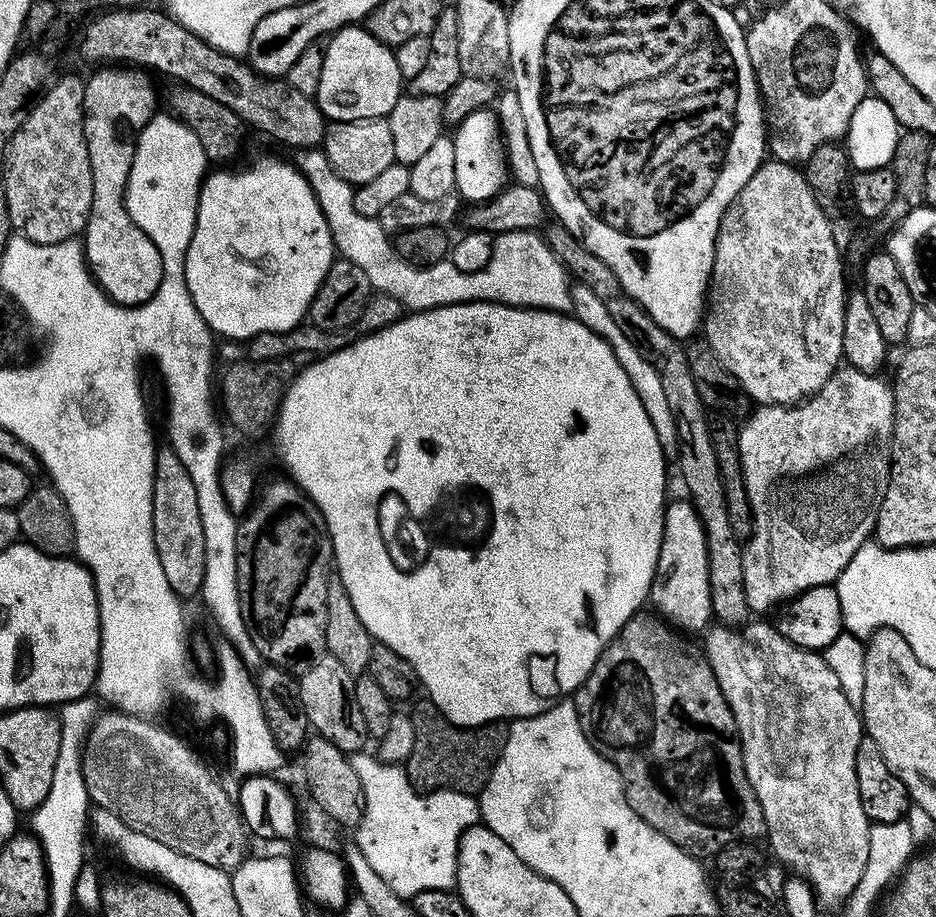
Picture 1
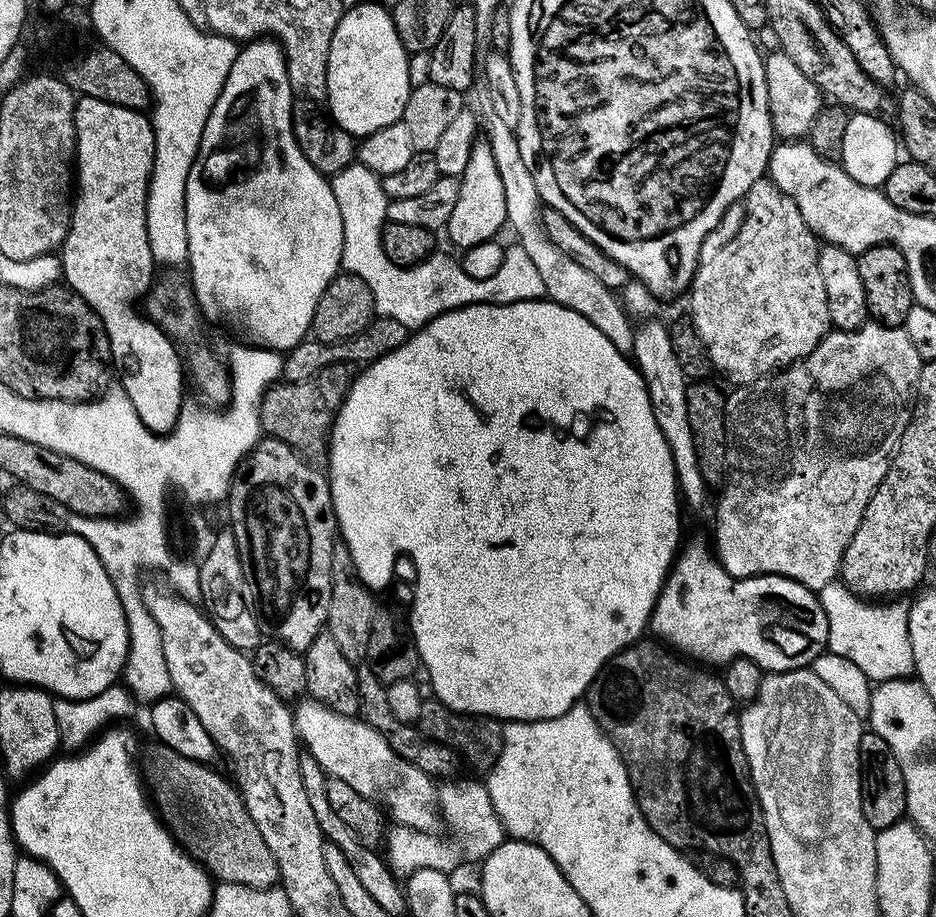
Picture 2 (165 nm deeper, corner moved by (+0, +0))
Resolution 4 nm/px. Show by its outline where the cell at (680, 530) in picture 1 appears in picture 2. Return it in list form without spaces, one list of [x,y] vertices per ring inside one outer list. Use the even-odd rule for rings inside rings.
[[[696,540],[679,551],[669,574],[660,588],[652,608],[649,629],[666,638],[682,651],[702,660],[701,663],[722,666],[738,657],[750,658],[765,673],[789,672],[811,667],[813,661],[827,651],[829,623],[819,595],[801,583],[782,575],[734,577],[720,565],[711,549]]]

